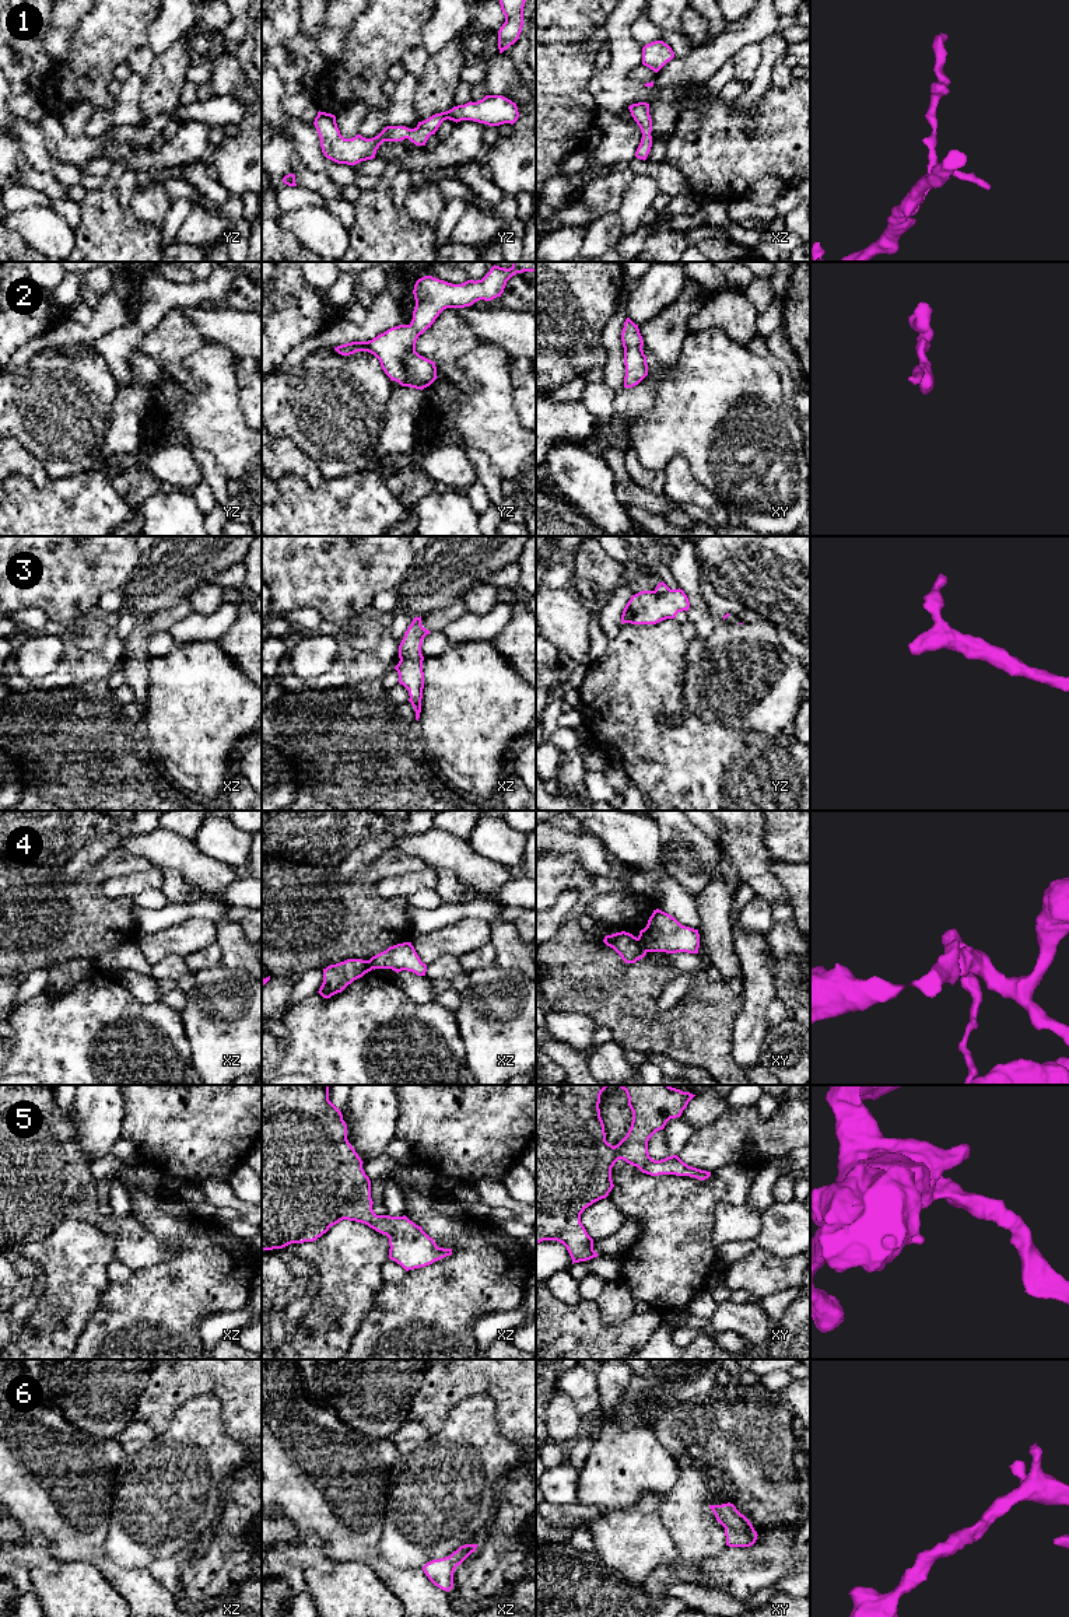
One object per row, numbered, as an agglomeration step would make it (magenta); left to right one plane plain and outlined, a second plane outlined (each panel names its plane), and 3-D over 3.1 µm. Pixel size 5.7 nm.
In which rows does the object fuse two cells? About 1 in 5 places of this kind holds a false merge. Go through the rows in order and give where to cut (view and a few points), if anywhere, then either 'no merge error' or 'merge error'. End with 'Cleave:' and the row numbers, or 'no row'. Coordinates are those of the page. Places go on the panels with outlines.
1: no cut | no merge error
2: no cut | no merge error
3: no cut | no merge error
4: xy (637, 938), (648, 951) | merge error
5: no cut | no merge error
6: no cut | no merge error
Cleave: 4

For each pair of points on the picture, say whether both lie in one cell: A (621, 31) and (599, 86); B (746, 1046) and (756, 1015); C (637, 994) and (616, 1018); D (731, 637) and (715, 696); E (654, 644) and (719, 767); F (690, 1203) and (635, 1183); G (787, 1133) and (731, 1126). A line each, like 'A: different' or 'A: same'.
A: same
B: same
C: same
D: same
E: same
F: same
G: same

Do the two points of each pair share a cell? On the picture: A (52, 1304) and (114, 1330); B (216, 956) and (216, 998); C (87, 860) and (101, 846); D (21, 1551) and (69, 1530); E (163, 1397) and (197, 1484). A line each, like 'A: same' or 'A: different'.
A: different
B: different
C: same
D: different
E: different

